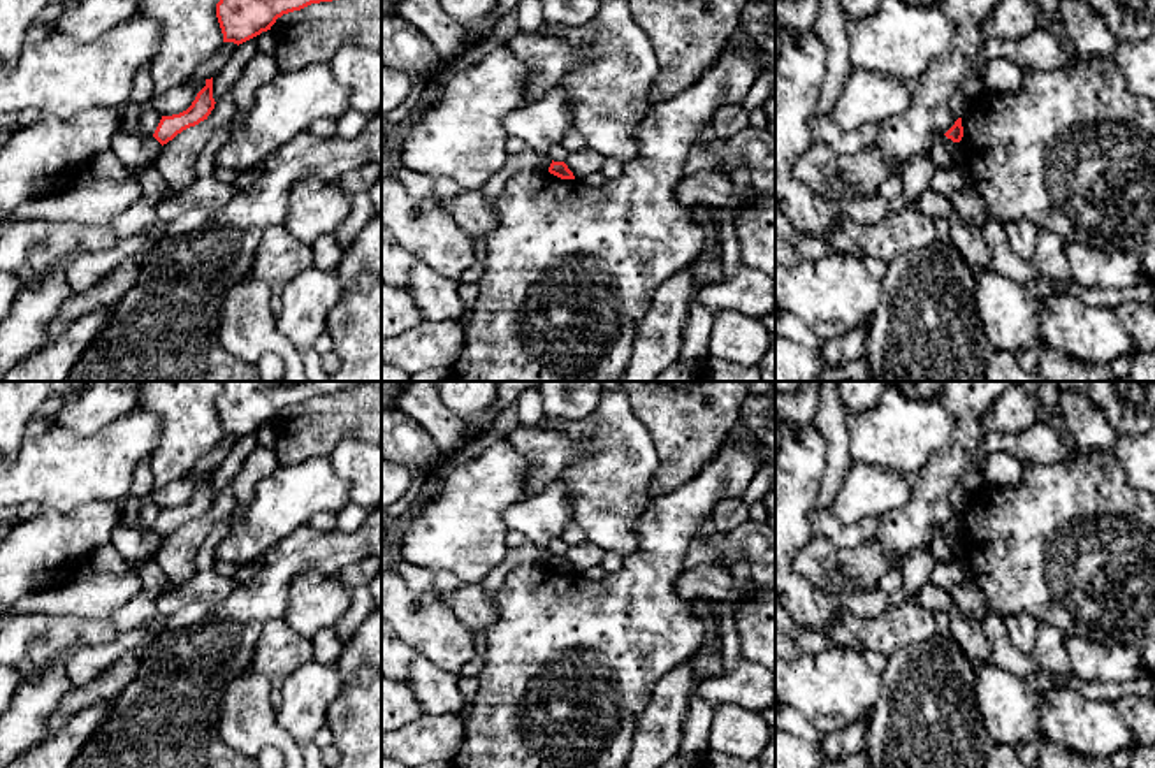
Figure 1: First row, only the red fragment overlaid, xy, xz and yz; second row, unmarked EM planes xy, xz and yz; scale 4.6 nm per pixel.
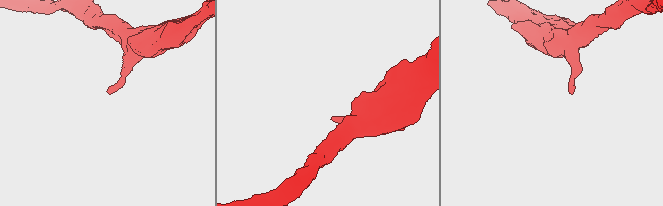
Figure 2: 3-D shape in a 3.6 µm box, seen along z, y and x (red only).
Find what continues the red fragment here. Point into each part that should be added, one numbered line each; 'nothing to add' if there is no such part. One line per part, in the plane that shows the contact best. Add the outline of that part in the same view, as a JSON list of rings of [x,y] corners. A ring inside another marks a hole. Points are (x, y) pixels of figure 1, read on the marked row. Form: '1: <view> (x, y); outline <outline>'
nothing to add

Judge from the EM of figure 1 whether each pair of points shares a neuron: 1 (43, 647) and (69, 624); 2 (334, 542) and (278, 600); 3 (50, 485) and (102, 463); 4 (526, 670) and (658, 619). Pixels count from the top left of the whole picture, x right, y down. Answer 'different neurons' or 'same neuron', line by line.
1: same neuron
2: same neuron
3: same neuron
4: same neuron

